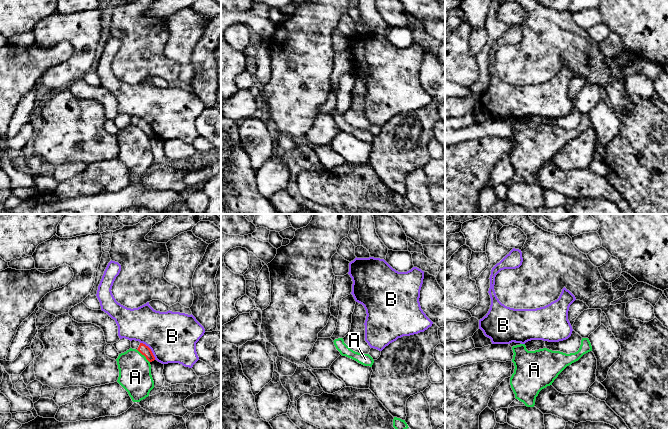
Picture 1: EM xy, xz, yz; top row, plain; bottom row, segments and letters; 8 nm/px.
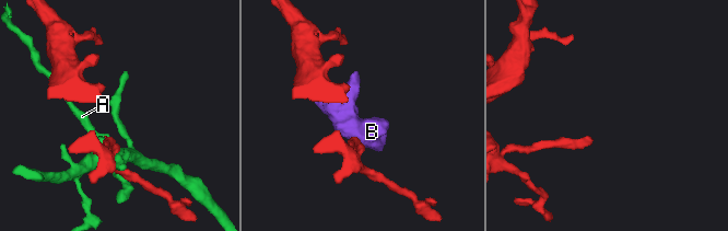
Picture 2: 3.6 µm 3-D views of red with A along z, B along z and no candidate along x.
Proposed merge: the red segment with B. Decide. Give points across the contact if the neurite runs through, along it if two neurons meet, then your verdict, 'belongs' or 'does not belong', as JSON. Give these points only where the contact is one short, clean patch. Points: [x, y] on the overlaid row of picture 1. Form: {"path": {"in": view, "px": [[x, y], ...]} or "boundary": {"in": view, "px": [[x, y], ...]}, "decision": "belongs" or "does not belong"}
{"boundary": {"in": "xy", "px": [[140, 342], [150, 349], [155, 359]]}, "decision": "does not belong"}

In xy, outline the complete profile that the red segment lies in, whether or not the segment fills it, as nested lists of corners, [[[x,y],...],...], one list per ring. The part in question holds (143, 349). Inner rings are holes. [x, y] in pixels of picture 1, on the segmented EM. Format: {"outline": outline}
{"outline": [[[132,340],[131,348],[138,350],[142,355],[144,355],[146,357],[146,359],[149,362],[152,362],[155,360],[155,357],[151,351],[151,349],[148,346],[146,346],[145,344],[140,343],[139,341]]]}

